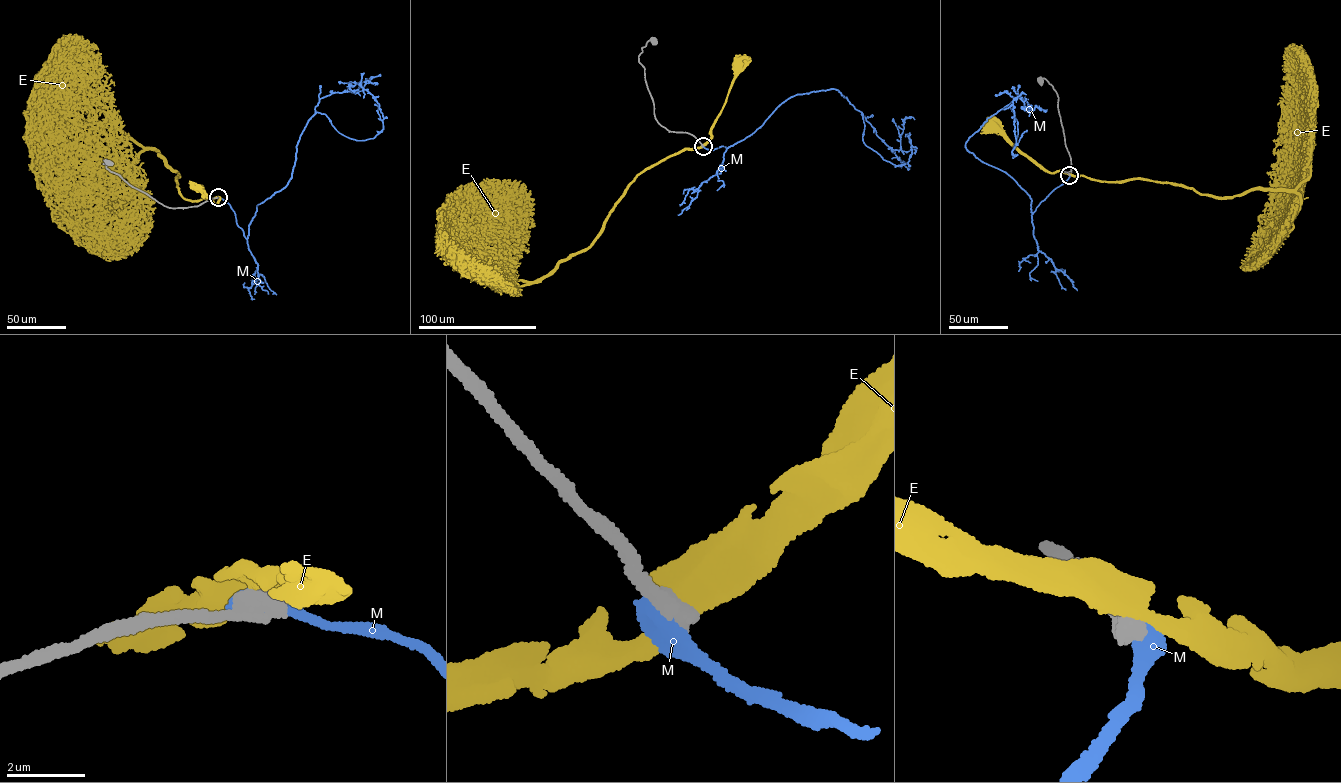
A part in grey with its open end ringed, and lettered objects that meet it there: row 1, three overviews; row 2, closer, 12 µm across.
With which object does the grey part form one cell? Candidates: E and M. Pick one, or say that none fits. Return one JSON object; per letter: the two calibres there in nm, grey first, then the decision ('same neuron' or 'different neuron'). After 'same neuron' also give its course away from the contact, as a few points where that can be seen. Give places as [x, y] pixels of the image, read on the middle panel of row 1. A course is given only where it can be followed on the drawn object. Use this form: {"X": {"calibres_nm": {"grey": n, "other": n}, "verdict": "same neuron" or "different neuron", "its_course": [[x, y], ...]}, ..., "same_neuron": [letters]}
{"E": {"calibres_nm": {"grey": 650, "other": 420}, "verdict": "different neuron"}, "M": {"calibres_nm": {"grey": 700, "other": 600}, "verdict": "different neuron"}, "same_neuron": []}

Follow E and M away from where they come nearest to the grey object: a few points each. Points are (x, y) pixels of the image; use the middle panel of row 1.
E: (703, 146), (710, 138), (741, 62)
M: (703, 146), (727, 148), (789, 98), (832, 88), (862, 113), (863, 141), (883, 159), (907, 163), (909, 142)

